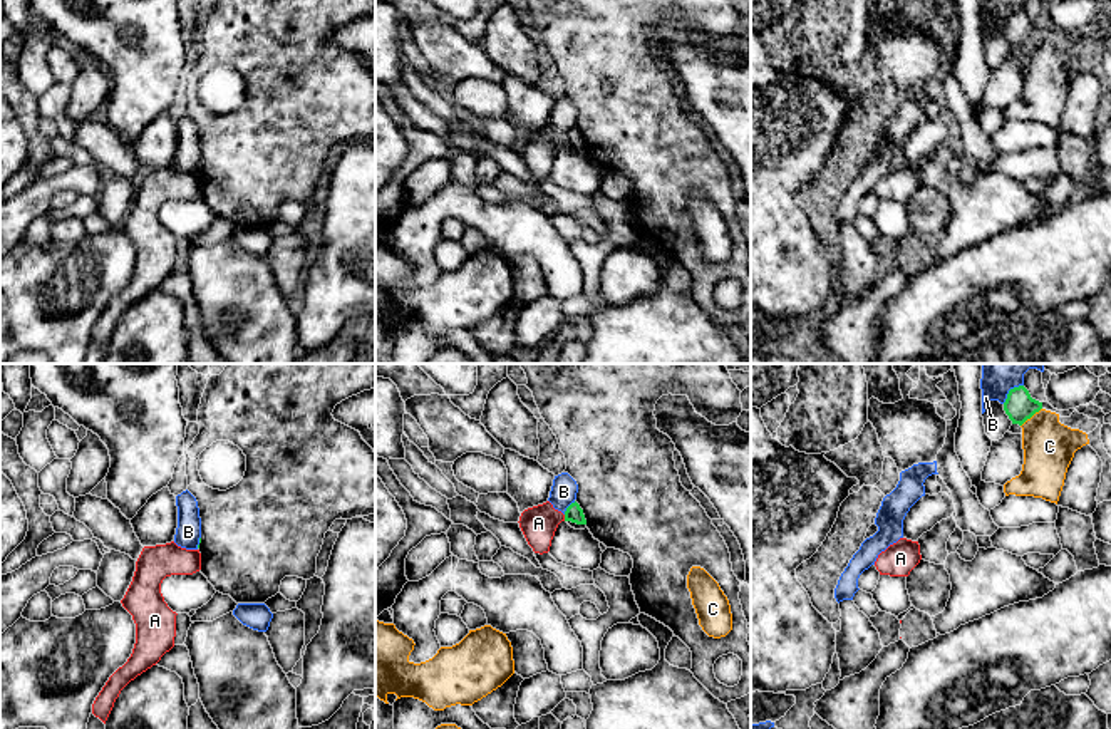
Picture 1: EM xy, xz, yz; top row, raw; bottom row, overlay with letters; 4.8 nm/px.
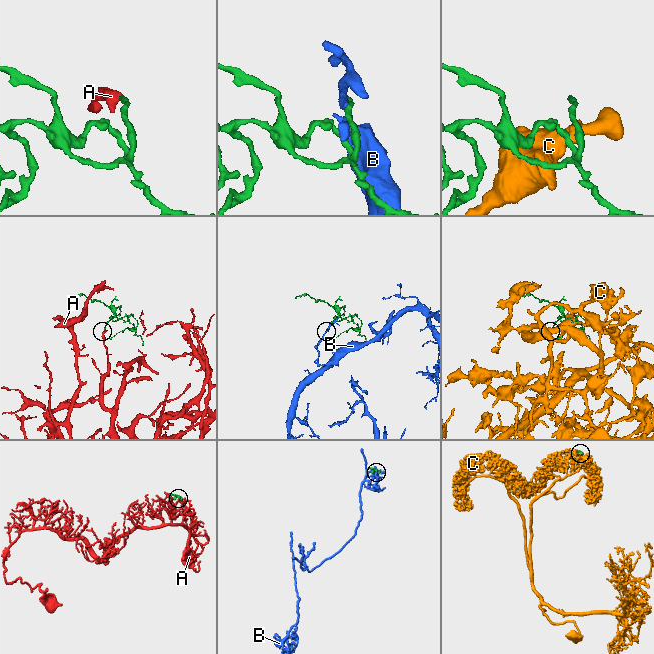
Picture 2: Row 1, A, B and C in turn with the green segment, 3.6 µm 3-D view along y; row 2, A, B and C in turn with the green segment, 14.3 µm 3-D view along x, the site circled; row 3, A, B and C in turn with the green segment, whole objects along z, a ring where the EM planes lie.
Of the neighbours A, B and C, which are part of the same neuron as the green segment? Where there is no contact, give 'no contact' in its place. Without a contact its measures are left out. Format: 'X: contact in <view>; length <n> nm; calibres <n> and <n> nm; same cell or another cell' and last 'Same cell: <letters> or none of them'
A: contact in xz; length 30 nm; calibres 90 and 170 nm; another cell
B: contact in yz; length 140 nm; calibres 150 and 130 nm; another cell
C: contact in yz; length 140 nm; calibres 150 and 240 nm; another cell
Same cell: none of them

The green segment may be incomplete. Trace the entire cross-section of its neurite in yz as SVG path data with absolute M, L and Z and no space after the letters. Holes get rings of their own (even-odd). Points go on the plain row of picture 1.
M1024 10L1010 13L1004 27L1005 39L1009 40L1012 49L1019 49L1019 50L1022 50L1041 34L1042 34L1042 27L1032 23Z

